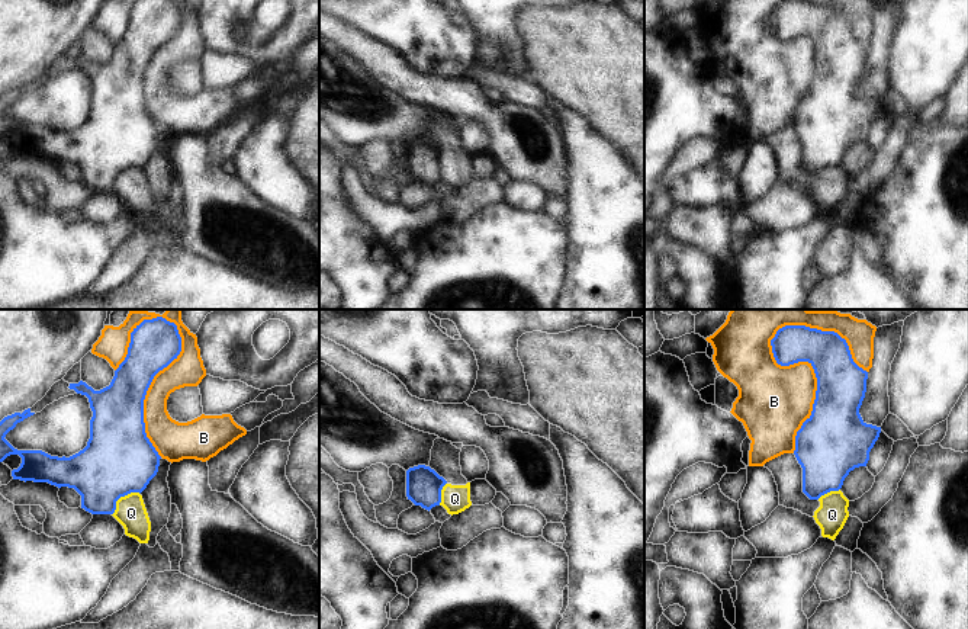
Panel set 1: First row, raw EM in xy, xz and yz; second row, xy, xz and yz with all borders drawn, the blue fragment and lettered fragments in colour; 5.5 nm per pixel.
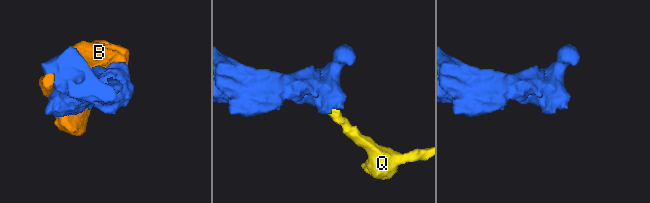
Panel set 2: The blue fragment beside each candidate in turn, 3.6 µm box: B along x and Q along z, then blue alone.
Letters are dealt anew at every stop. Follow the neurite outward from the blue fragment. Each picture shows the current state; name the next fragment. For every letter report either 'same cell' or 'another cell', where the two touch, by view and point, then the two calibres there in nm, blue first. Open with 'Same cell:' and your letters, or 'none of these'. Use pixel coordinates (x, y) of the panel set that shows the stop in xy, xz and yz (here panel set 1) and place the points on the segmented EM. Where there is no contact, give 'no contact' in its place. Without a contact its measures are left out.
Same cell: none of these
B: another cell | yz (794, 362) | 240/400 nm
Q: another cell | xy (121, 496) | 380/170 nm

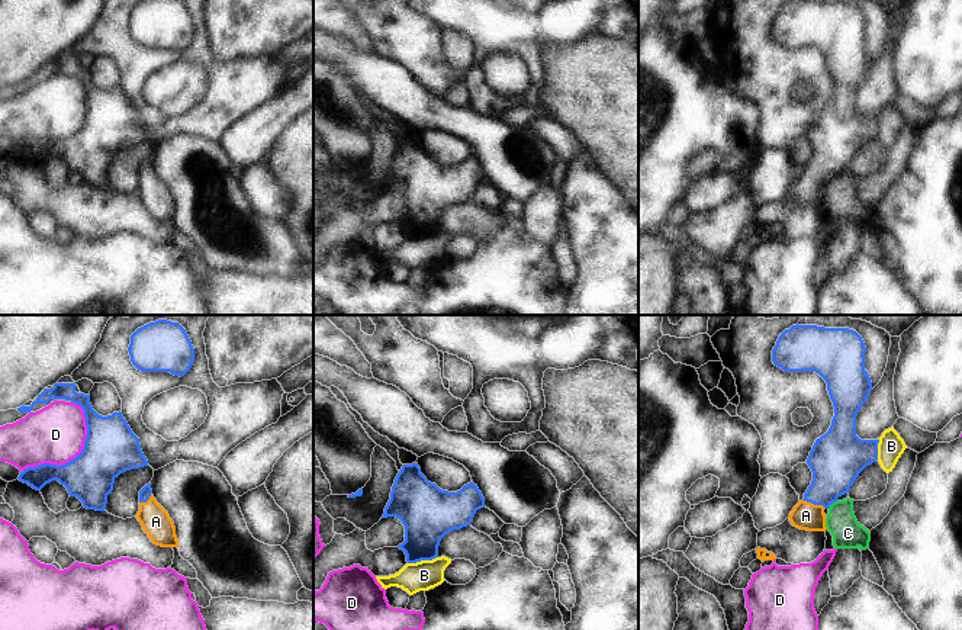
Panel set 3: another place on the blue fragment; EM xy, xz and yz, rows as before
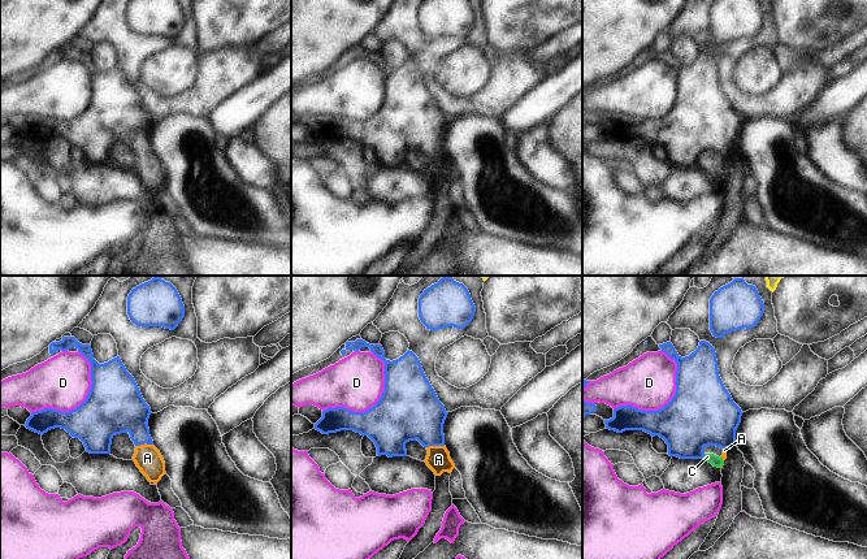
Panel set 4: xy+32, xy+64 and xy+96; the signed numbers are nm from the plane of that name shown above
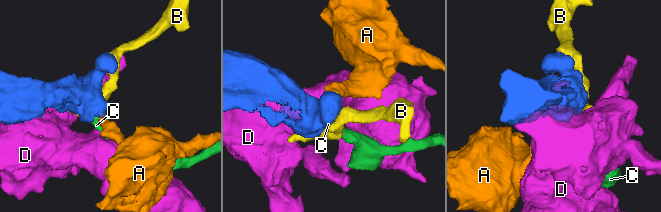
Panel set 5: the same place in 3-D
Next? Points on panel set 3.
Same cell: A
A: same cell | yz (814, 504) | 260/160 nm
B: another cell | xz (422, 559) | 280/160 nm
C: another cell | yz (832, 502) | 300/170 nm
D: another cell | xy (77, 456) | 300/320 nm

